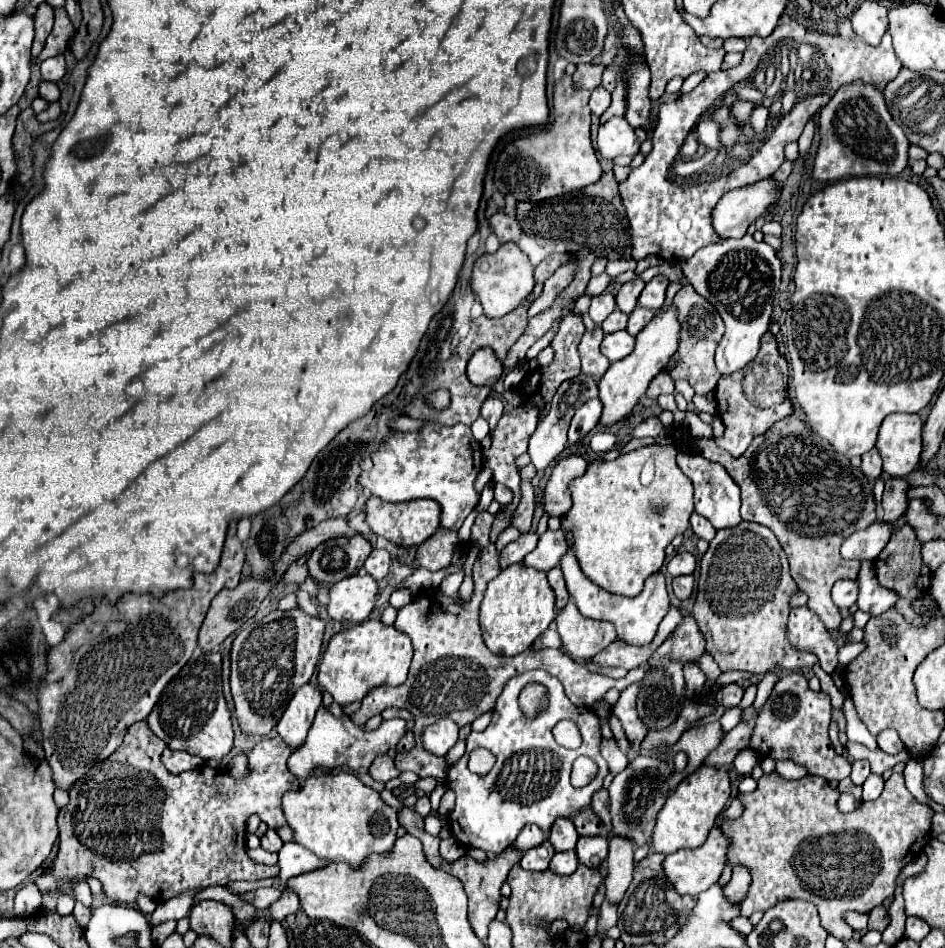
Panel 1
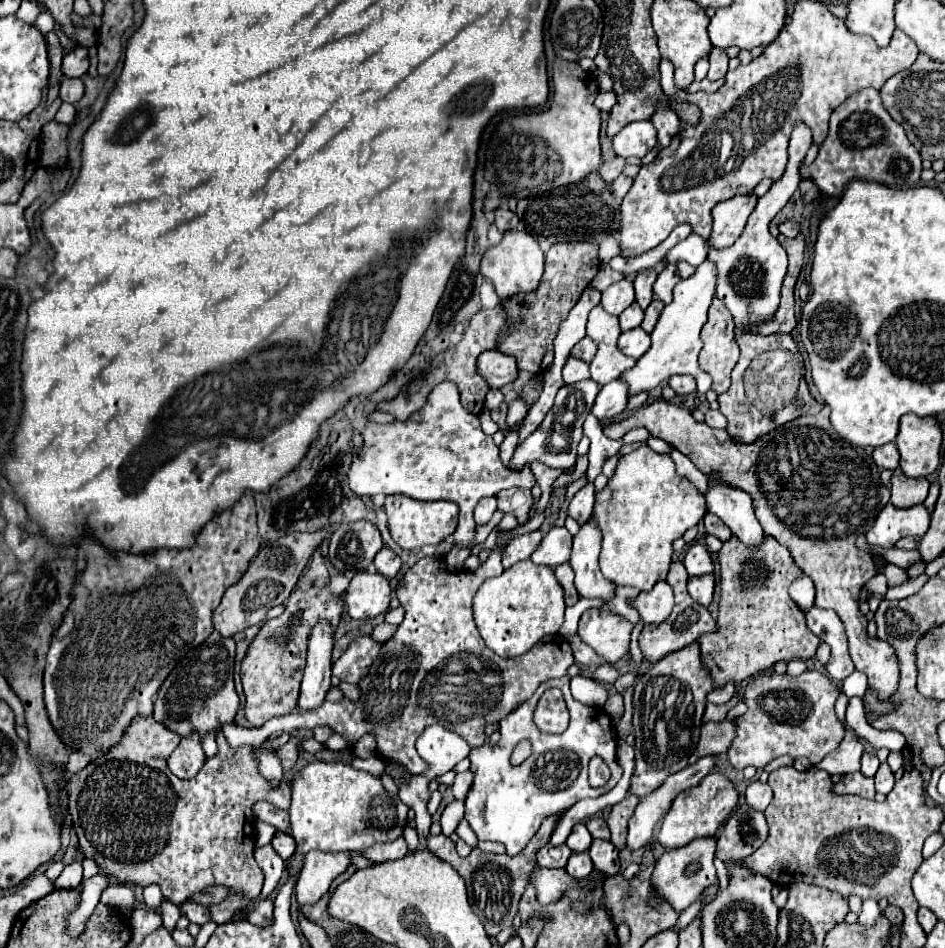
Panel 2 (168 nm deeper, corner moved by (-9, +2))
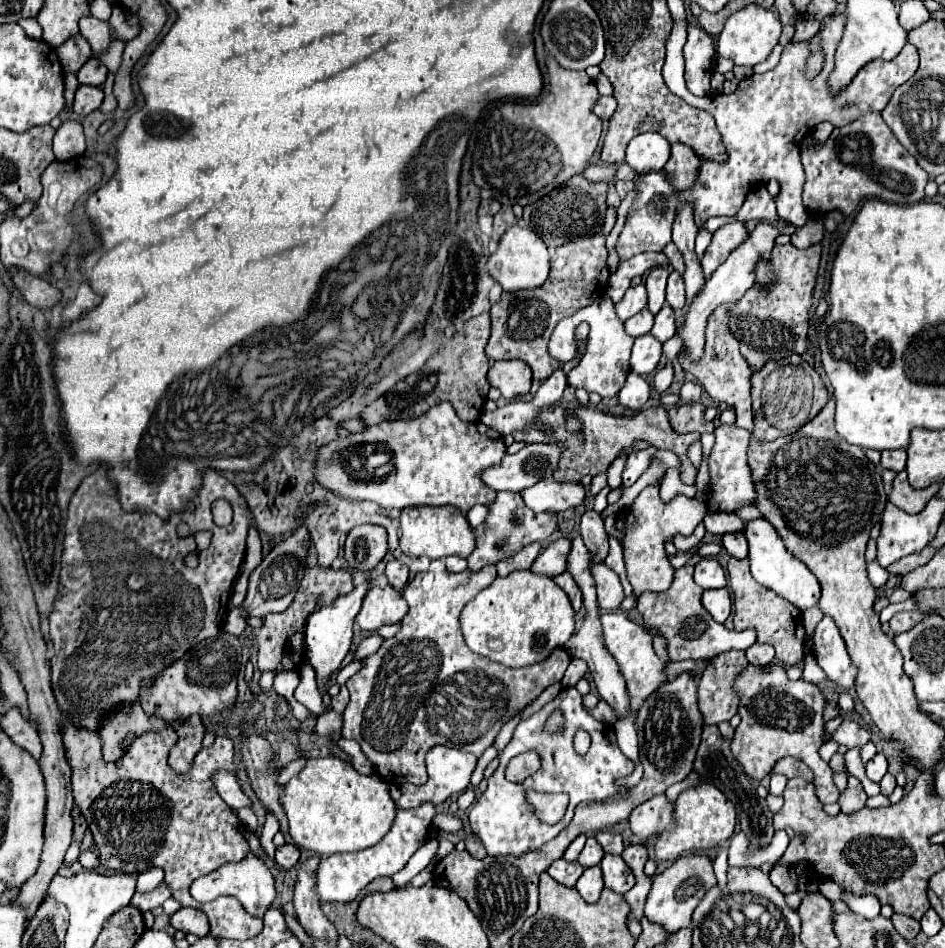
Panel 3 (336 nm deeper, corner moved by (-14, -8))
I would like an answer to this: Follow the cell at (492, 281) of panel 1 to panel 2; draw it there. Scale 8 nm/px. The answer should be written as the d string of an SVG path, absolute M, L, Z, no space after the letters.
M524 229L508 231L504 233L504 239L496 245L490 247L482 261L480 261L480 273L494 283L494 289L500 299L508 299L514 293L520 291L534 291L540 283L540 277L544 273L544 251L540 249L538 241Z

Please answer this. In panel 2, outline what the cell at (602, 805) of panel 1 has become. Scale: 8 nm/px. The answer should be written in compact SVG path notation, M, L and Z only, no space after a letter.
M628 793L624 801L616 803L610 811L610 817L608 817L608 827L612 831L612 843L616 845L618 851L626 849L626 835L628 835L628 819L630 819L630 813L634 813L634 805L638 805L638 796Z

